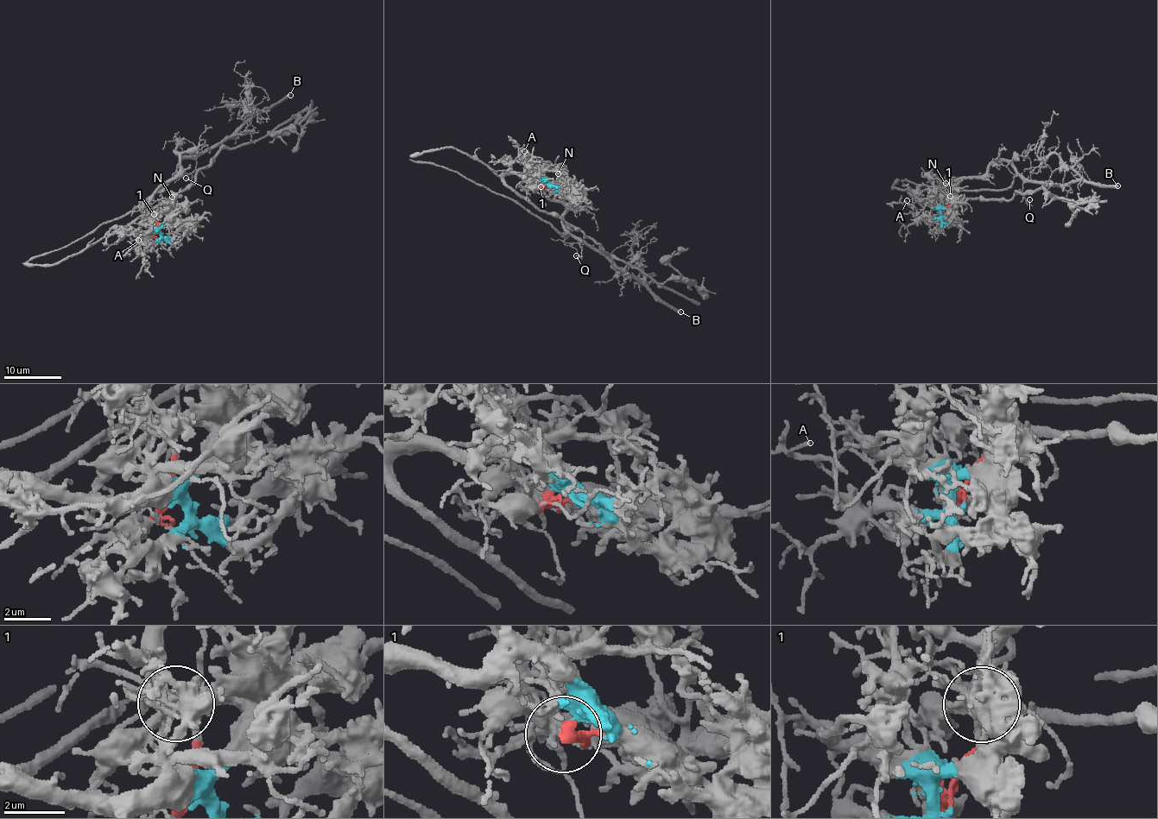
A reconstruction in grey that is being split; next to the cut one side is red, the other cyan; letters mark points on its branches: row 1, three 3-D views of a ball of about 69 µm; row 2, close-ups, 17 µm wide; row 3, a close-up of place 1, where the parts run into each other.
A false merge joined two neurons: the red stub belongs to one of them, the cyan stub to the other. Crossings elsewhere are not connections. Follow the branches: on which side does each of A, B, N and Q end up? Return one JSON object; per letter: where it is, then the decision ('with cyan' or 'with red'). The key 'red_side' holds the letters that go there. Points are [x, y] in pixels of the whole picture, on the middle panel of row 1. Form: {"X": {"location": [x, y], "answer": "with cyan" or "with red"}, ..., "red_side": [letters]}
{"A": {"location": [524, 151], "answer": "with cyan"}, "B": {"location": [680, 311], "answer": "with red"}, "N": {"location": [558, 173], "answer": "with cyan"}, "Q": {"location": [576, 255], "answer": "with red"}, "red_side": ["B", "Q"]}

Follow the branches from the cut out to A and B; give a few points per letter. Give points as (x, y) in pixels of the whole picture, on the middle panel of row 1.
A: (549, 187), (545, 179), (522, 157), (519, 150), (524, 150)
B: (549, 187), (536, 186), (553, 199), (567, 204), (562, 223), (574, 236), (600, 251), (680, 312)

